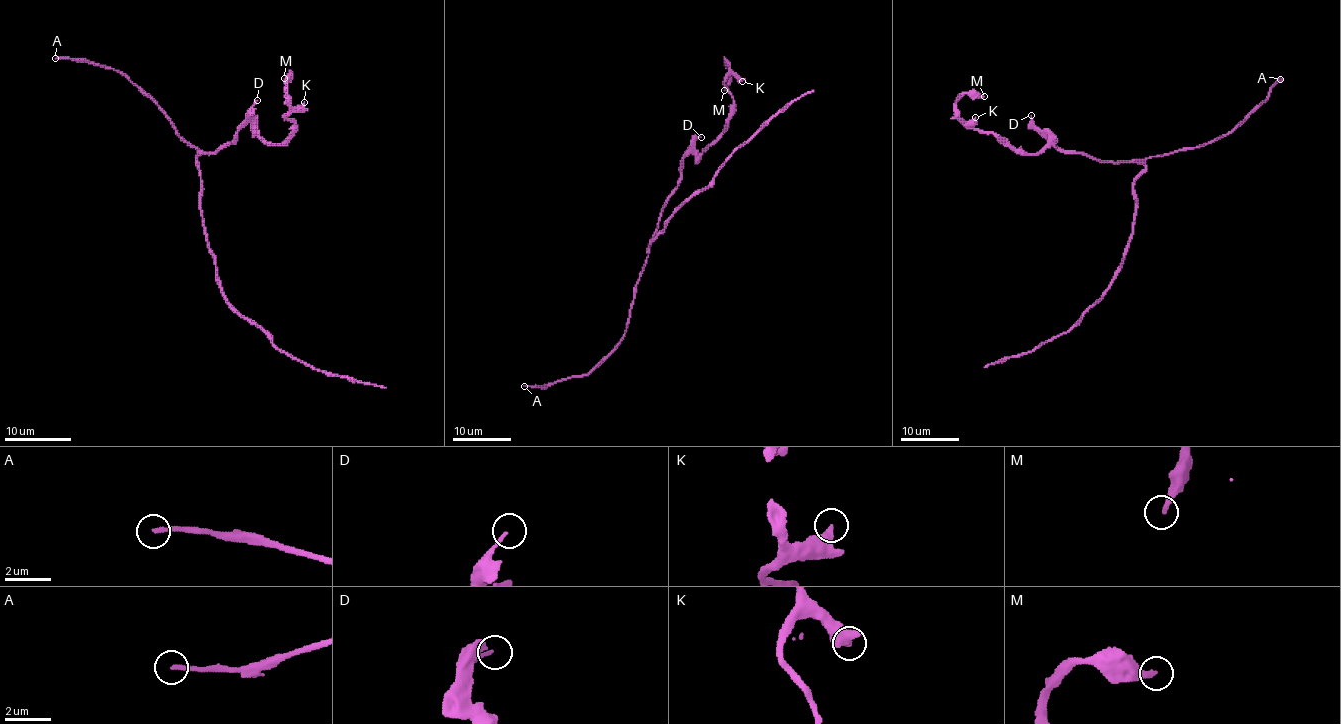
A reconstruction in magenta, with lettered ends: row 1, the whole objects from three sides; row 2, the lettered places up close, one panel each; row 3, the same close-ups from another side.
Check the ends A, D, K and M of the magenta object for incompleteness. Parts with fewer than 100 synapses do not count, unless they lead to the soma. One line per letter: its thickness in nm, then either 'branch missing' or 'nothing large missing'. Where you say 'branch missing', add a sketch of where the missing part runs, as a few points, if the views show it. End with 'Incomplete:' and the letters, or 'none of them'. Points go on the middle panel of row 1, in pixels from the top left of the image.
A: calibre 190 nm; branch missing
D: calibre 120 nm; nothing large missing
K: calibre 340 nm; nothing large missing
M: calibre 280 nm; nothing large missing
Incomplete: A

